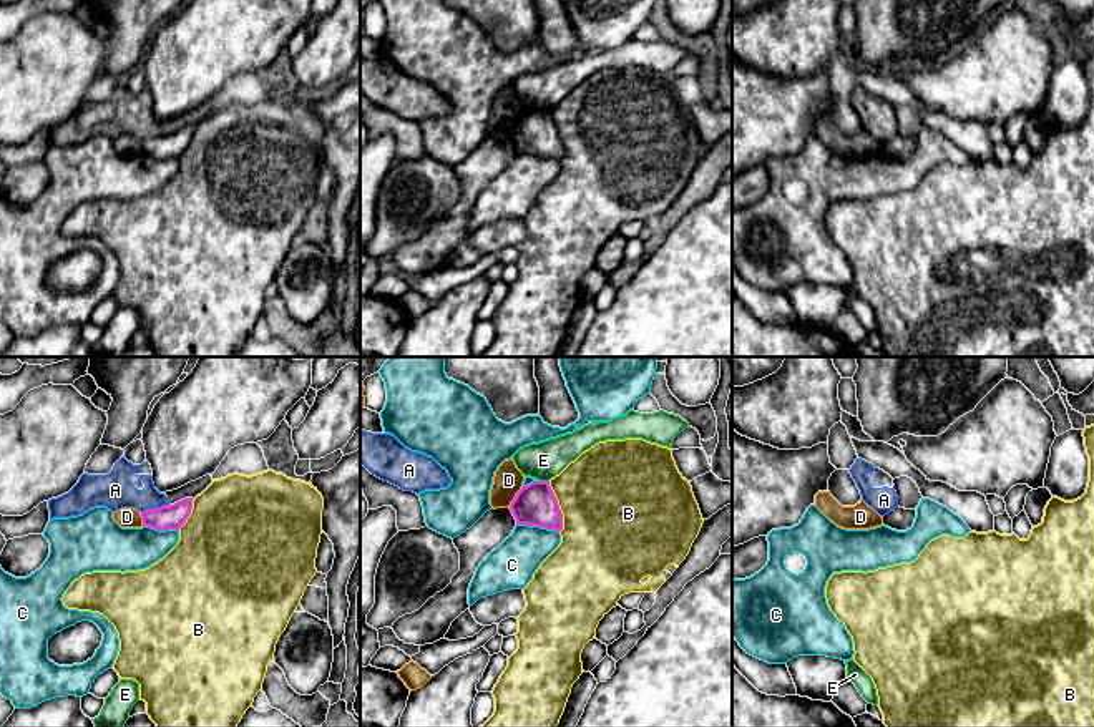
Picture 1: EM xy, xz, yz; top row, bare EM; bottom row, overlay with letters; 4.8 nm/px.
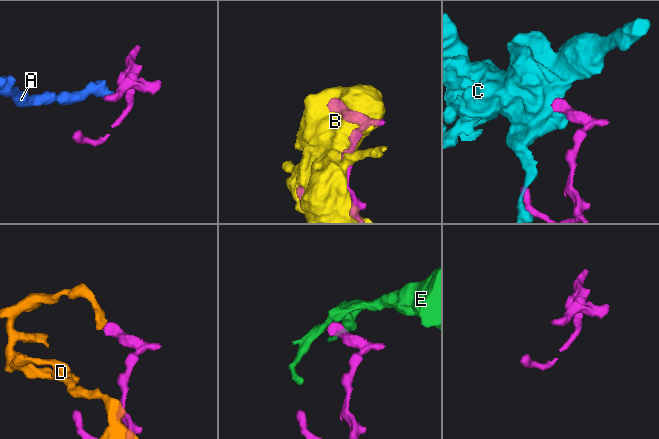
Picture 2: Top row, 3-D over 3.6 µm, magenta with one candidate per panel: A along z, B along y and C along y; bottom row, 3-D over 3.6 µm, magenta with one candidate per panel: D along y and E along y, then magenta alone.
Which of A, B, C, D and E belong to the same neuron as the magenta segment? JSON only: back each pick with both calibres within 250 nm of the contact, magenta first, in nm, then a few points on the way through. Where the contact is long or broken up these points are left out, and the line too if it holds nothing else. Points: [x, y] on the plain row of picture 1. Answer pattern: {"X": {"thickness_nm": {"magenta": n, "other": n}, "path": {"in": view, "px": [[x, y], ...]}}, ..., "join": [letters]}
{"join": []}

